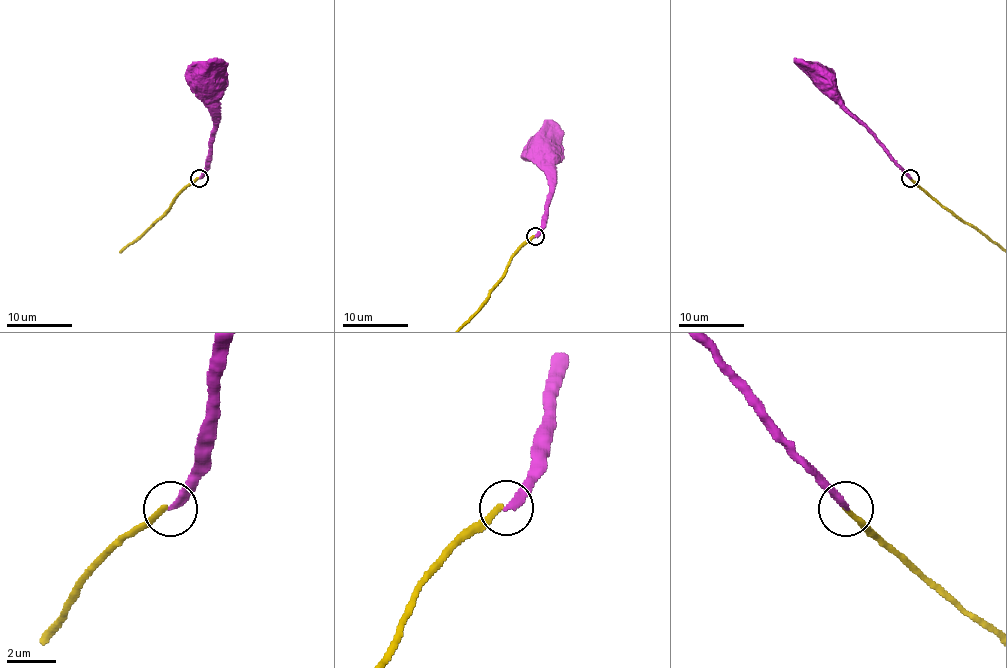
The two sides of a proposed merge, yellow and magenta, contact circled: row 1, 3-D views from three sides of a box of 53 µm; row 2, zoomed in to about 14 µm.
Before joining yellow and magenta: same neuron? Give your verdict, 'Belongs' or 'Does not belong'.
Does not belong

